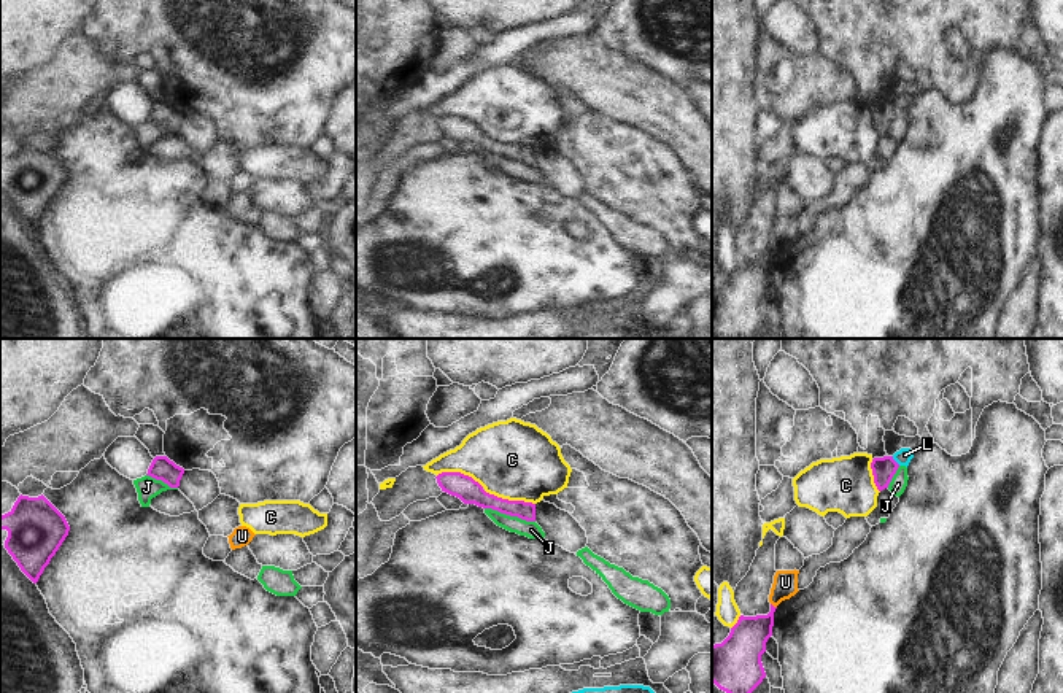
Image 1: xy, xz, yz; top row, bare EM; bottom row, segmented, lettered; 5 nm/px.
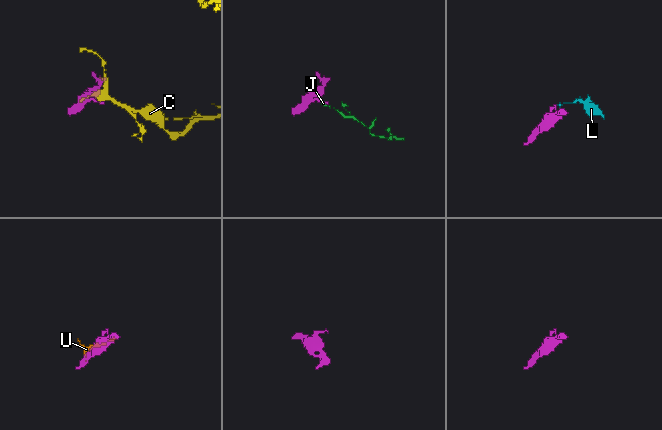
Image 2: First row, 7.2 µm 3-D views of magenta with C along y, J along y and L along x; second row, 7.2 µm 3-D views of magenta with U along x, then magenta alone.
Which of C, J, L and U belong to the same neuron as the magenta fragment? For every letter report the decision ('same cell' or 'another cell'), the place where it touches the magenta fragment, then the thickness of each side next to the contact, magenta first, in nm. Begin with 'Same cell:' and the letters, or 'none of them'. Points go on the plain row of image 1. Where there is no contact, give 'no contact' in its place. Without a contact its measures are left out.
Same cell: none of them
C: another cell; contact xz (507, 143); calibres 120 and 400 nm
J: another cell; contact xz (510, 159); calibres 120 and 90 nm
L: another cell; contact yz (895, 105); calibres 120 and 80 nm
U: another cell; contact yz (773, 250); calibres 200 and 130 nm

